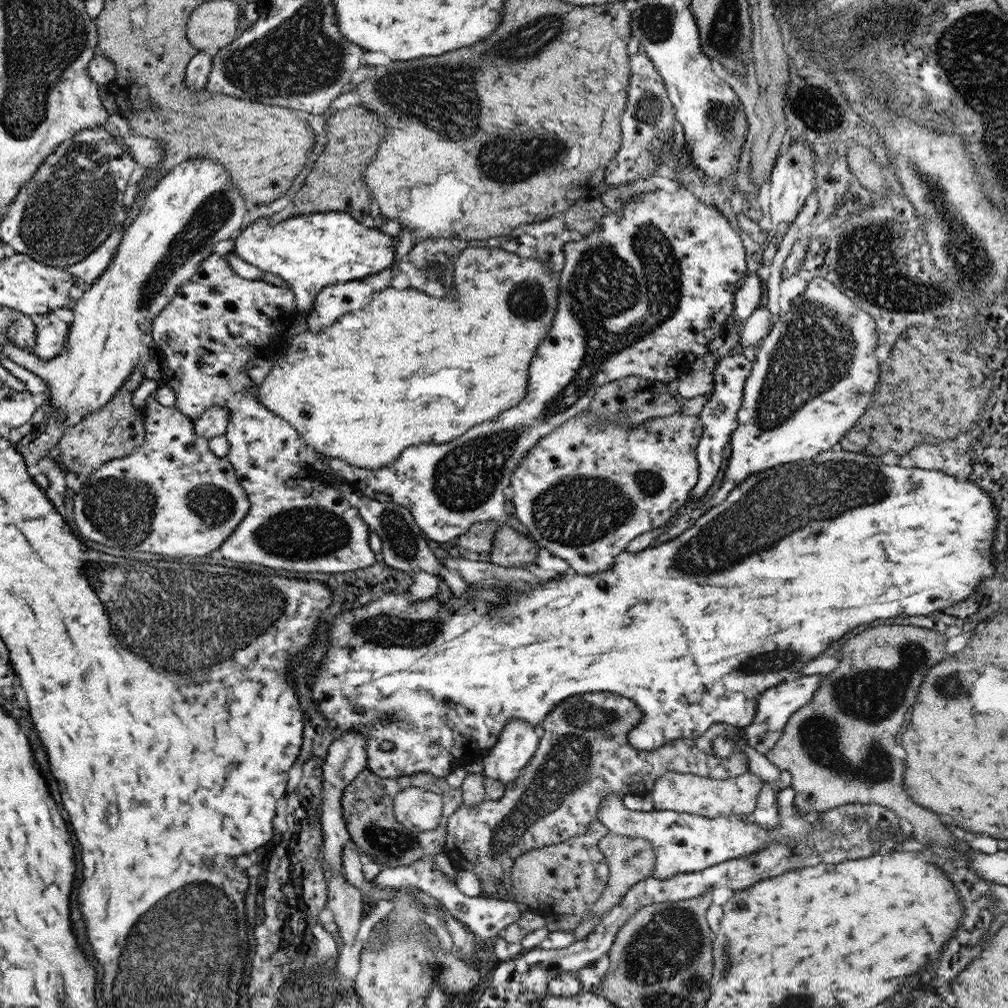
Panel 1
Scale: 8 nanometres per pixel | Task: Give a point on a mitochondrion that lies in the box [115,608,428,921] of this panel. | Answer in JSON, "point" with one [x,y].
{"point":[393,843]}

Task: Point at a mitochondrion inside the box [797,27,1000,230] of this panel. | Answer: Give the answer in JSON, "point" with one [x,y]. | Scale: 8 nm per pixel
{"point":[945,108]}

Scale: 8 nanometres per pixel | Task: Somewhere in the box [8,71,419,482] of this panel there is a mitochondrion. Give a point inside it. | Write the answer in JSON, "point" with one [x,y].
{"point":[68,211]}

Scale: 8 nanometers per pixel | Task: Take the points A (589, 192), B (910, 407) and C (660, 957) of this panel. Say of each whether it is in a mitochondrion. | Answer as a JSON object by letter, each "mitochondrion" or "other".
{"A":"other","B":"other","C":"mitochondrion"}

